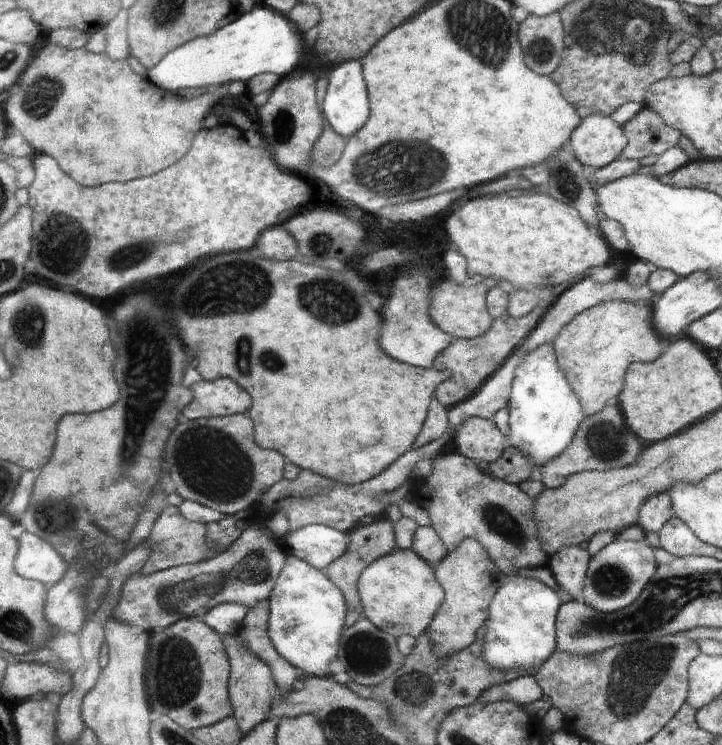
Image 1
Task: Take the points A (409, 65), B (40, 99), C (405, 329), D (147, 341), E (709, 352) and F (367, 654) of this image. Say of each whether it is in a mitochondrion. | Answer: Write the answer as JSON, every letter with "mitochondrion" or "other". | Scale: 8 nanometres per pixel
{"A":"other","B":"mitochondrion","C":"mitochondrion","D":"mitochondrion","E":"other","F":"mitochondrion"}

